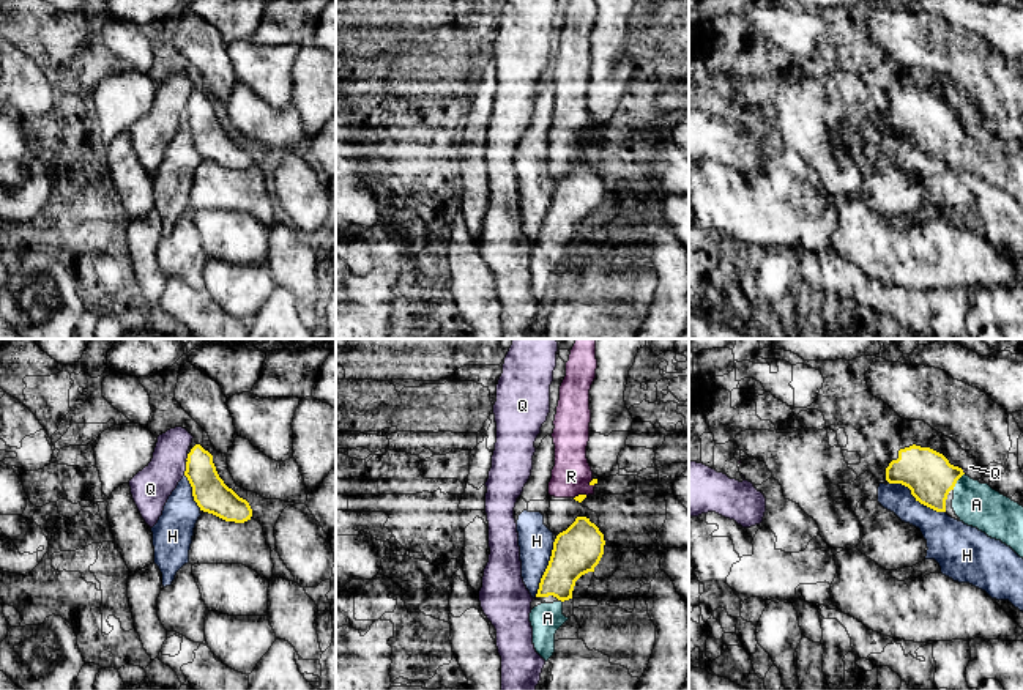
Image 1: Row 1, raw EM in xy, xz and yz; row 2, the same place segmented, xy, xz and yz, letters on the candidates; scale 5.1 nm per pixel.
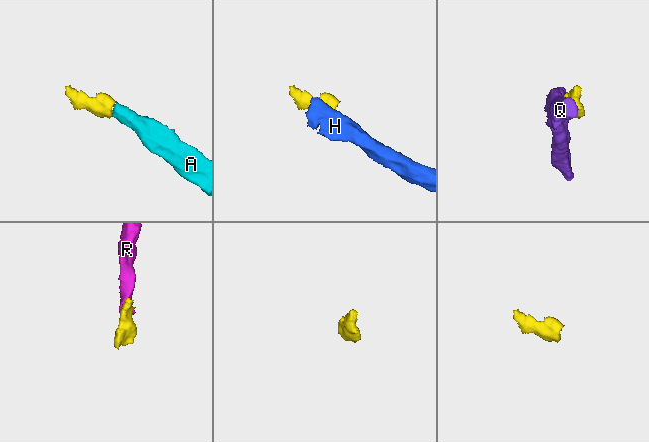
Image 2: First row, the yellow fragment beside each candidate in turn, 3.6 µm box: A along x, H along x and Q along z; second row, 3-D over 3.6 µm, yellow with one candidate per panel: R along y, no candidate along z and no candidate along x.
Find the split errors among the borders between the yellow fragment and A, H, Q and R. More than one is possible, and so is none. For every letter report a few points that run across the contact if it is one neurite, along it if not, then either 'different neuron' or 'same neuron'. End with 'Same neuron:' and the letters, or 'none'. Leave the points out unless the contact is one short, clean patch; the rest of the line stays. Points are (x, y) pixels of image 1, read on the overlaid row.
A: yz (929, 474), (932, 478), (957, 479), (976, 504) | same neuron
H: yz (885, 476), (889, 482), (903, 484), (921, 503), (944, 512) | different neuron
Q: xy (186, 462), (183, 474) | different neuron
R: xz (587, 495), (574, 498) | different neuron
Same neuron: A

